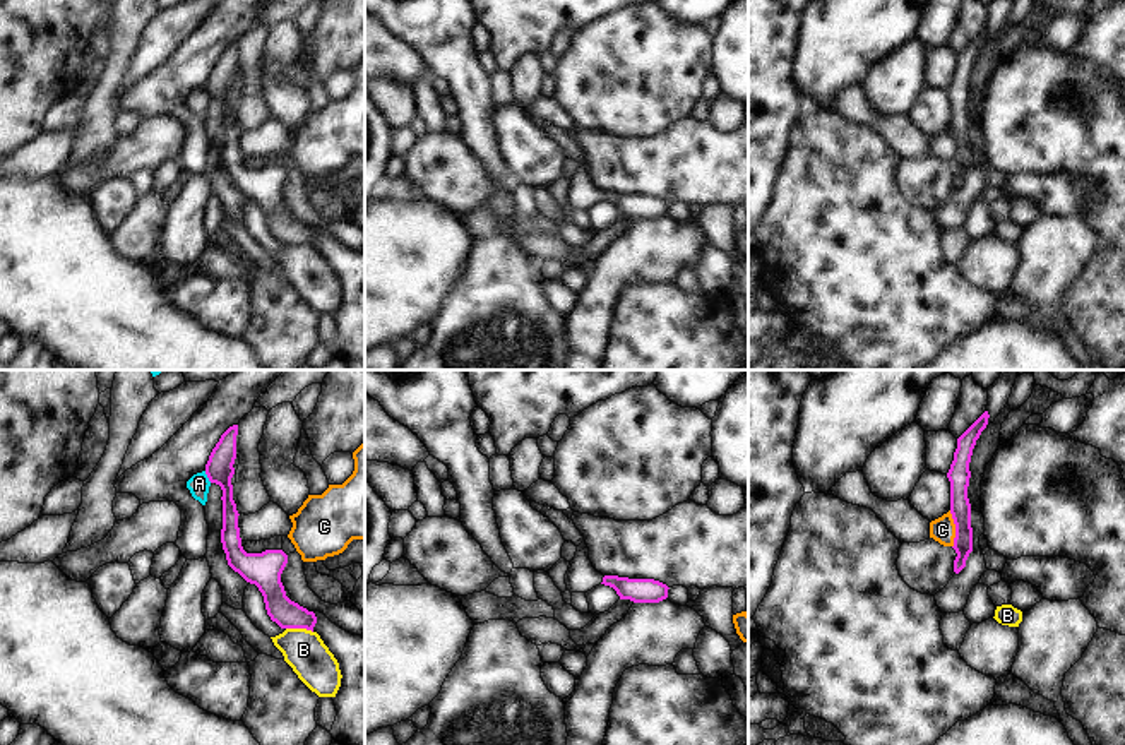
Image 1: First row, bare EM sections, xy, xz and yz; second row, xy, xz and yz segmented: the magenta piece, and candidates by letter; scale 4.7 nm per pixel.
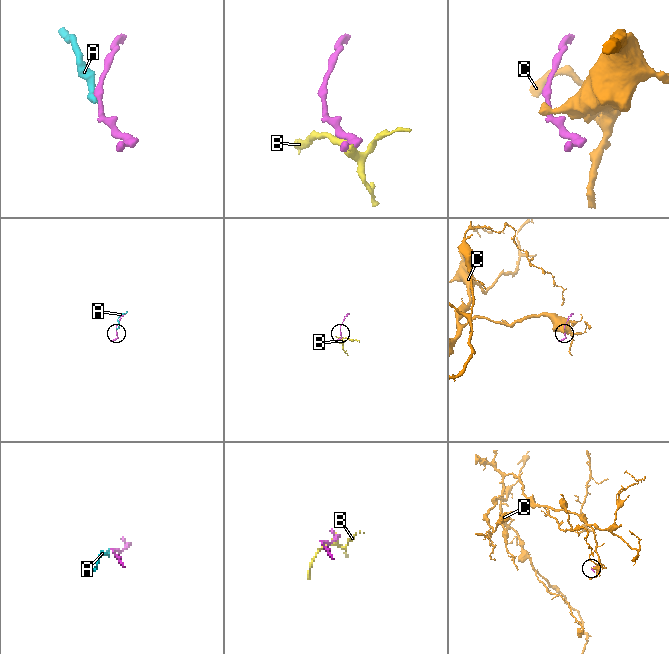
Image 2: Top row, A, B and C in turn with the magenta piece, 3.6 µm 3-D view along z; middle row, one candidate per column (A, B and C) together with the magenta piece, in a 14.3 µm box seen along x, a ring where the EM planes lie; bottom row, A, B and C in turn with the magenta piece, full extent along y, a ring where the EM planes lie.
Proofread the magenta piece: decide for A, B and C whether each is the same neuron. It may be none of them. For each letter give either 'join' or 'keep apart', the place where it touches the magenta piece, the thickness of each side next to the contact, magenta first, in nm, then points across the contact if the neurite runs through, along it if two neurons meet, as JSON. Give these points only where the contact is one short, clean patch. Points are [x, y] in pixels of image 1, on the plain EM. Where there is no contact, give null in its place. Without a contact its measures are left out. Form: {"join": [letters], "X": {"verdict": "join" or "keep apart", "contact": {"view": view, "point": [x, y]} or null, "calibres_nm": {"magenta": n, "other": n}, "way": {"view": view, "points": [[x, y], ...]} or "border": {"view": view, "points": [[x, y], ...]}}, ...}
{"join": [], "A": {"verdict": "keep apart", "contact": {"view": "xy", "point": [208, 93]}, "calibres_nm": {"magenta": 130, "other": 100}, "border": {"view": "xy", "points": [[204, 88], [211, 98]]}}, "B": {"verdict": "keep apart", "contact": {"view": "xy", "point": [300, 244]}, "calibres_nm": {"magenta": 140, "other": 190}}, "C": {"verdict": "keep apart", "contact": {"view": "yz", "point": [956, 146]}, "calibres_nm": {"magenta": 100, "other": 120}, "border": {"view": "yz", "points": [[949, 127], [954, 137], [952, 163]]}}}

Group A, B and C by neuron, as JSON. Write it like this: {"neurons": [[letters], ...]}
{"neurons": [["A", "C"], ["B"]]}

